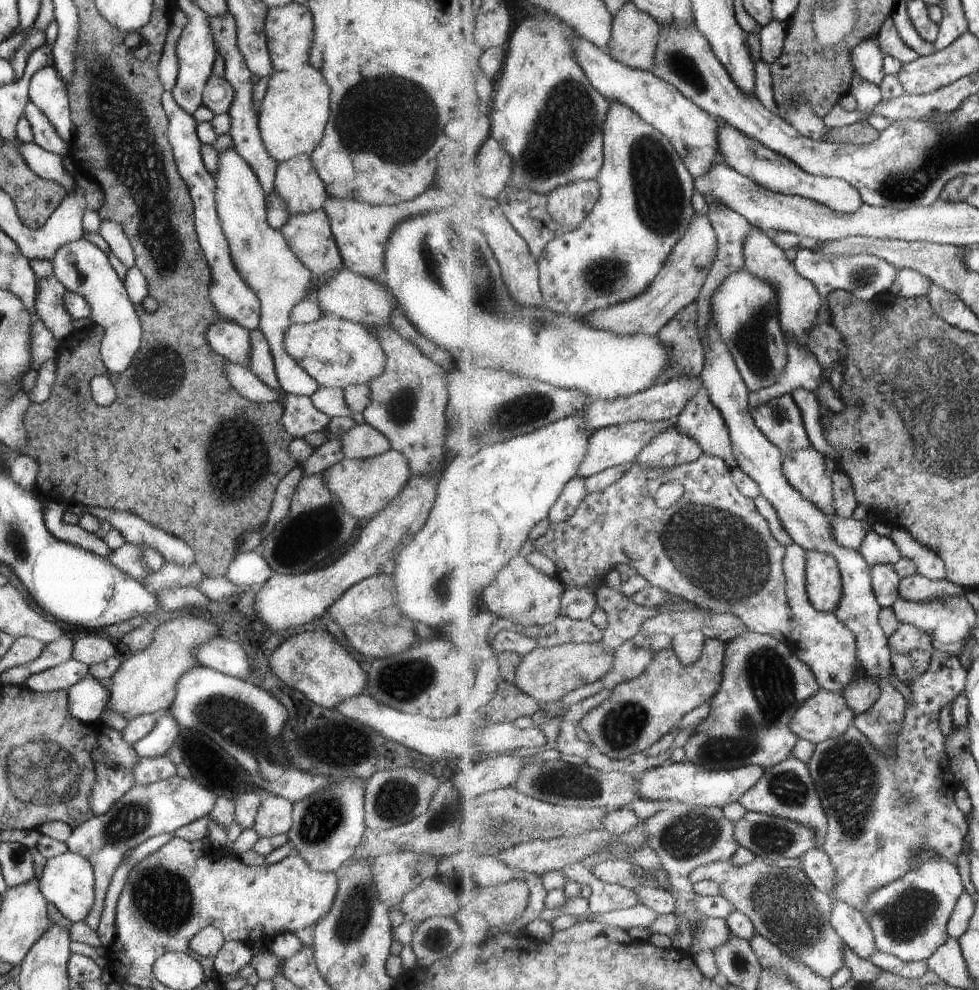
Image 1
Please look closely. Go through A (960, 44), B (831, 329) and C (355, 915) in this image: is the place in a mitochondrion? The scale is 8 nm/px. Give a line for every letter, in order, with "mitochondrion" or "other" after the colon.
A: other
B: other
C: mitochondrion

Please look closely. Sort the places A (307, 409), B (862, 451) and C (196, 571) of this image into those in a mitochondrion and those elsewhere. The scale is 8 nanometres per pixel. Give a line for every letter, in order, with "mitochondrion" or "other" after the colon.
A: other
B: other
C: other

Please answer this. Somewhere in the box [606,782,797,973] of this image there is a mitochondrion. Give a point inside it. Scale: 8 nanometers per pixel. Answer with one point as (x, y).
(688, 835)

